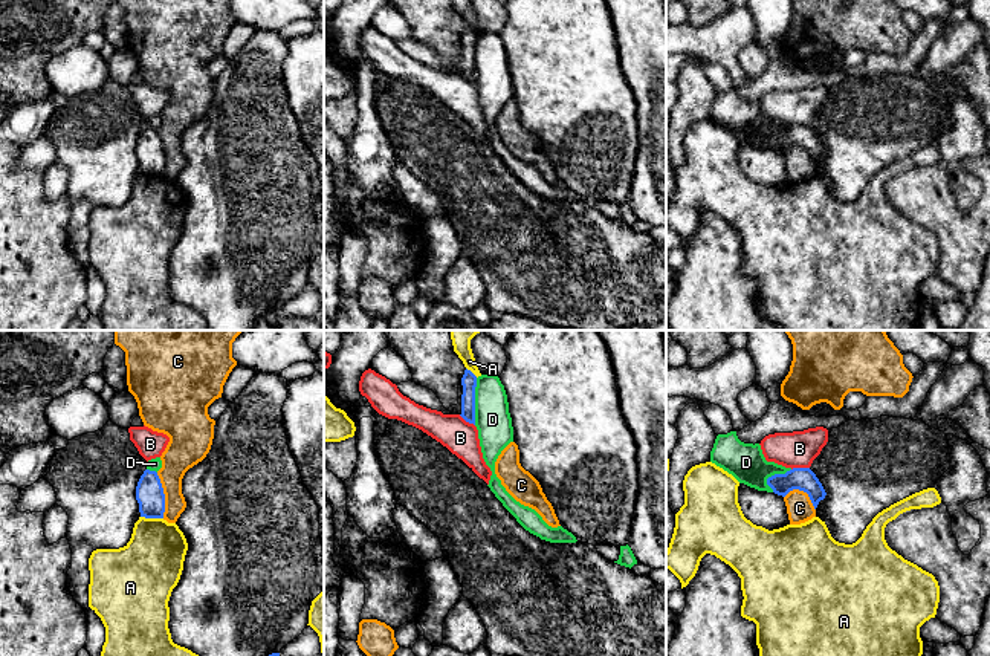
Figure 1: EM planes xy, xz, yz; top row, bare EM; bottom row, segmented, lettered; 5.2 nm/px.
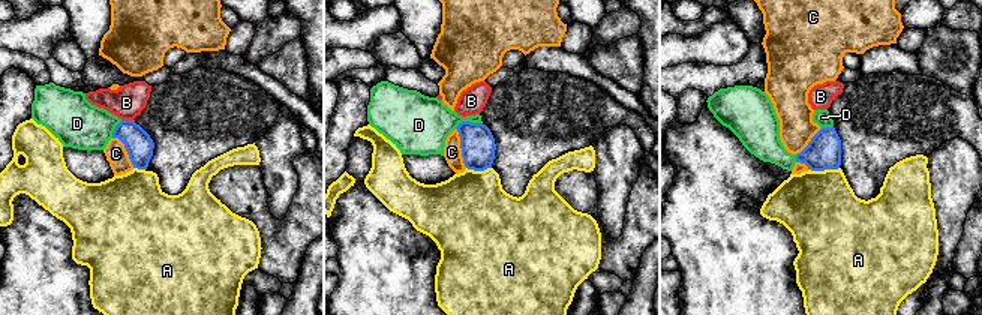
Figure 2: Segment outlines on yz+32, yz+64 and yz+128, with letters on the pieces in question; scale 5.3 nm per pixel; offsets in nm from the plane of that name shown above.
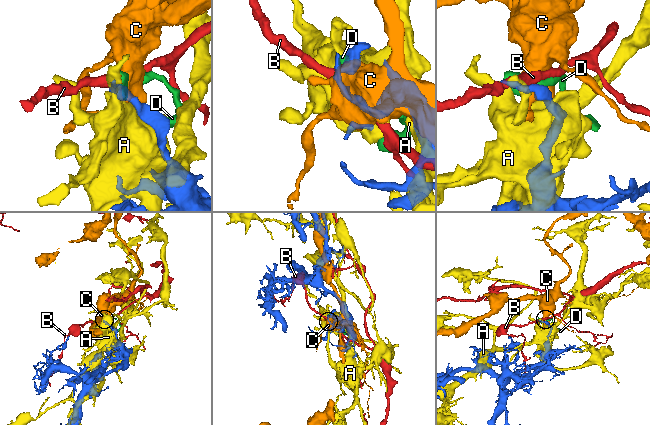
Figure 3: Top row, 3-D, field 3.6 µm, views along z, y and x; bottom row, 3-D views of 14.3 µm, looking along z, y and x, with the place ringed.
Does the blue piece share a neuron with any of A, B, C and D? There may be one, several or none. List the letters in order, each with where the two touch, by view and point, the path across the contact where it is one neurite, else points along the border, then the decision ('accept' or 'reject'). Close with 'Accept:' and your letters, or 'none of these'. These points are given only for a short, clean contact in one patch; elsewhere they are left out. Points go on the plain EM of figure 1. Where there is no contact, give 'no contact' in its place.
A: meets blue in xy at (152, 175); reject
B: meets blue in yz at (799, 126); reject
C: meets blue in xy at (164, 153); reject
D: meets blue in xz at (474, 58); accept
Accept: D

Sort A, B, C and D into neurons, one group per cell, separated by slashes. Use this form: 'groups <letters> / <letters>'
groups A / B / C / D

